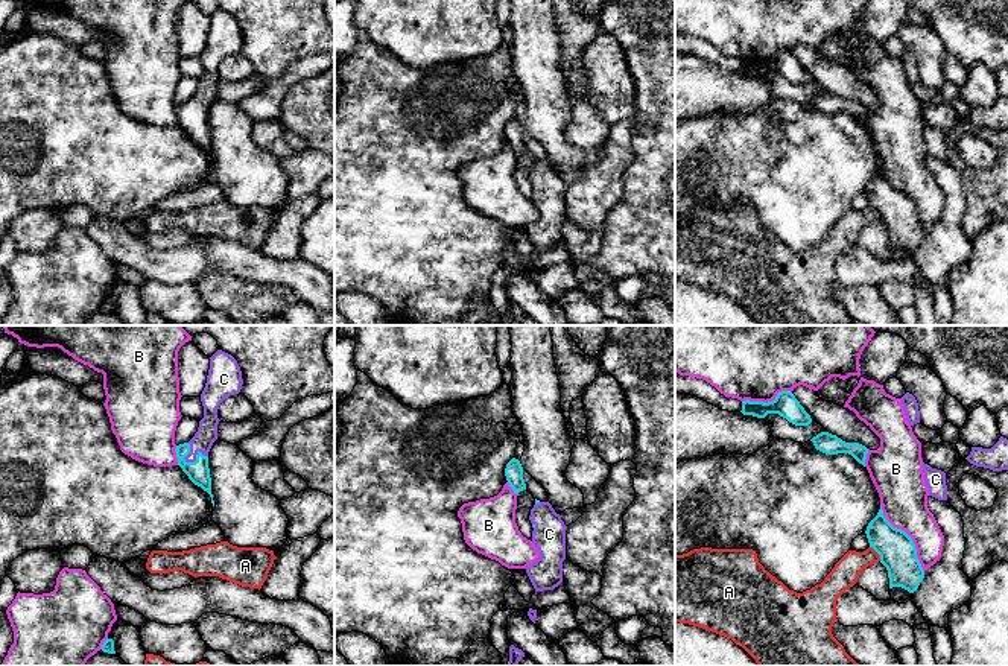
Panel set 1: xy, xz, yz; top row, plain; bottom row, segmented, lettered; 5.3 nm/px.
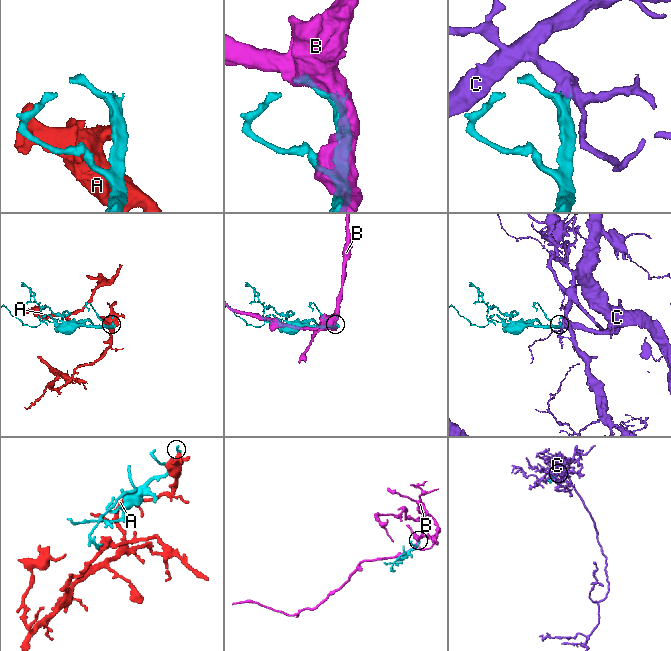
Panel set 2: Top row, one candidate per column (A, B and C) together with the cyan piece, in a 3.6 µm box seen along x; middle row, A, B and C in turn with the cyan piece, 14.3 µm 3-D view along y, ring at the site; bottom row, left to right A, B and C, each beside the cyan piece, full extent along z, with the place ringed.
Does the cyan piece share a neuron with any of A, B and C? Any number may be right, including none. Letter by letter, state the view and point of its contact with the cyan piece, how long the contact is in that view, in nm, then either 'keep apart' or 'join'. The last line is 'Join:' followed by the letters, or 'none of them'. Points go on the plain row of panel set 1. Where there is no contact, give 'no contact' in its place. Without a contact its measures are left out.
A: yz (878, 212) | 100 nm | keep apart
B: yz (908, 195) | 420 nm | keep apart
C: xy (196, 117) | 140 nm | join
Join: C

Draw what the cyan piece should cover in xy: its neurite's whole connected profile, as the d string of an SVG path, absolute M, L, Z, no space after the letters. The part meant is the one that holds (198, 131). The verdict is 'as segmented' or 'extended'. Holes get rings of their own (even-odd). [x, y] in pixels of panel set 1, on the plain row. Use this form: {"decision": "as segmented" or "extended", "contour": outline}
{"decision": "extended", "contour": "M217 9L210 17L207 43L201 53L204 78L199 81L195 96L175 108L178 125L195 144L210 154L213 166L208 111L217 99L217 84L220 81L217 68L227 56L239 53L242 44L243 38L237 20L231 14Z"}

